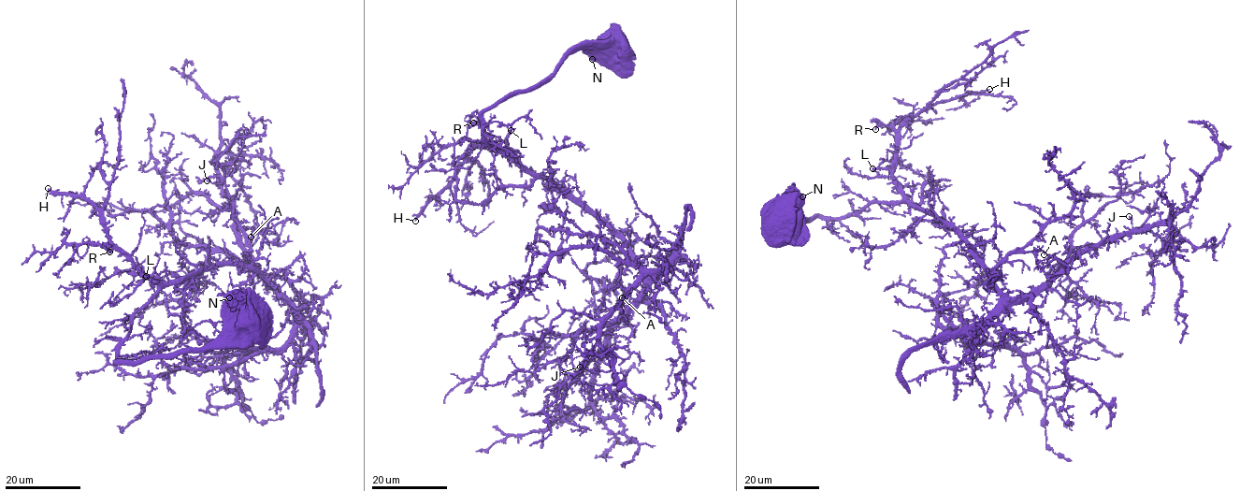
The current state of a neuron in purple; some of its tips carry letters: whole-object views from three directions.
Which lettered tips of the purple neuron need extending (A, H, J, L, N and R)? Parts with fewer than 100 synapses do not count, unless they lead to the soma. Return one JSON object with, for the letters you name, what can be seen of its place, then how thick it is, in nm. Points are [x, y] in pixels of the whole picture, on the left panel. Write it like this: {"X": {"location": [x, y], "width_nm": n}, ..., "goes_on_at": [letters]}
{"H": {"location": [48, 188], "width_nm": 190}, "L": {"location": [146, 276], "width_nm": 360}, "goes_on_at": ["H", "L"]}

